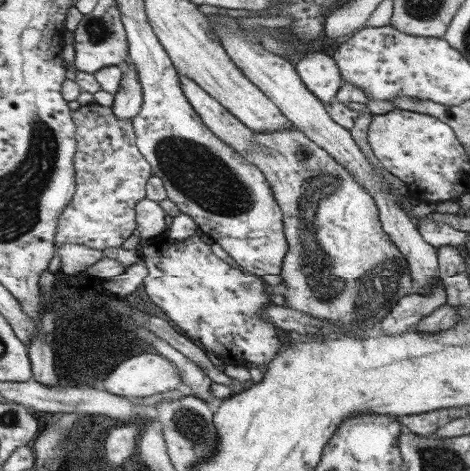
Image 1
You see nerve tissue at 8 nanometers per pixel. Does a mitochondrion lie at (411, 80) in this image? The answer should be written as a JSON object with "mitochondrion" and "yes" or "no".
{"mitochondrion":"no"}

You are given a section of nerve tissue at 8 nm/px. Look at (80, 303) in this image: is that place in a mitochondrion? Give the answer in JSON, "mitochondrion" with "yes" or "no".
{"mitochondrion":"no"}

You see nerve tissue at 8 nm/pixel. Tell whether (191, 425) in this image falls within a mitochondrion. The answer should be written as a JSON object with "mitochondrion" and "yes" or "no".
{"mitochondrion":"yes"}

